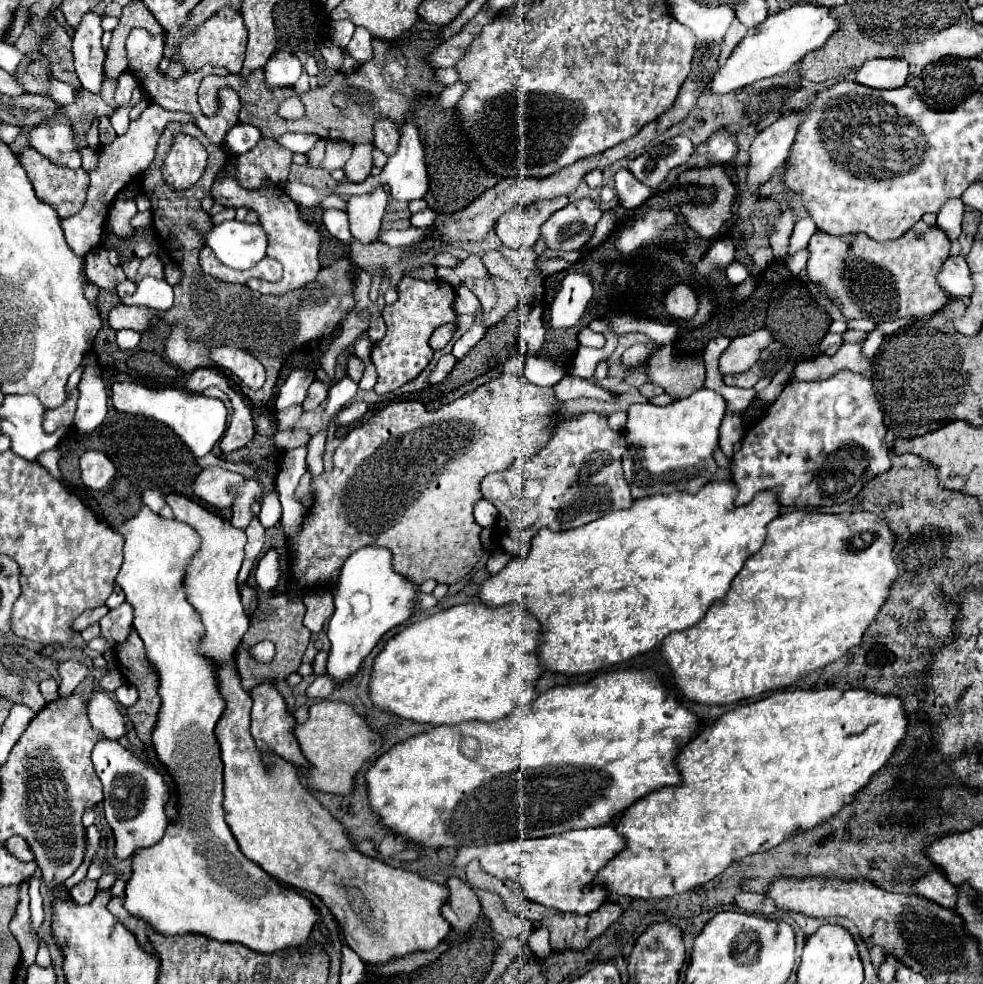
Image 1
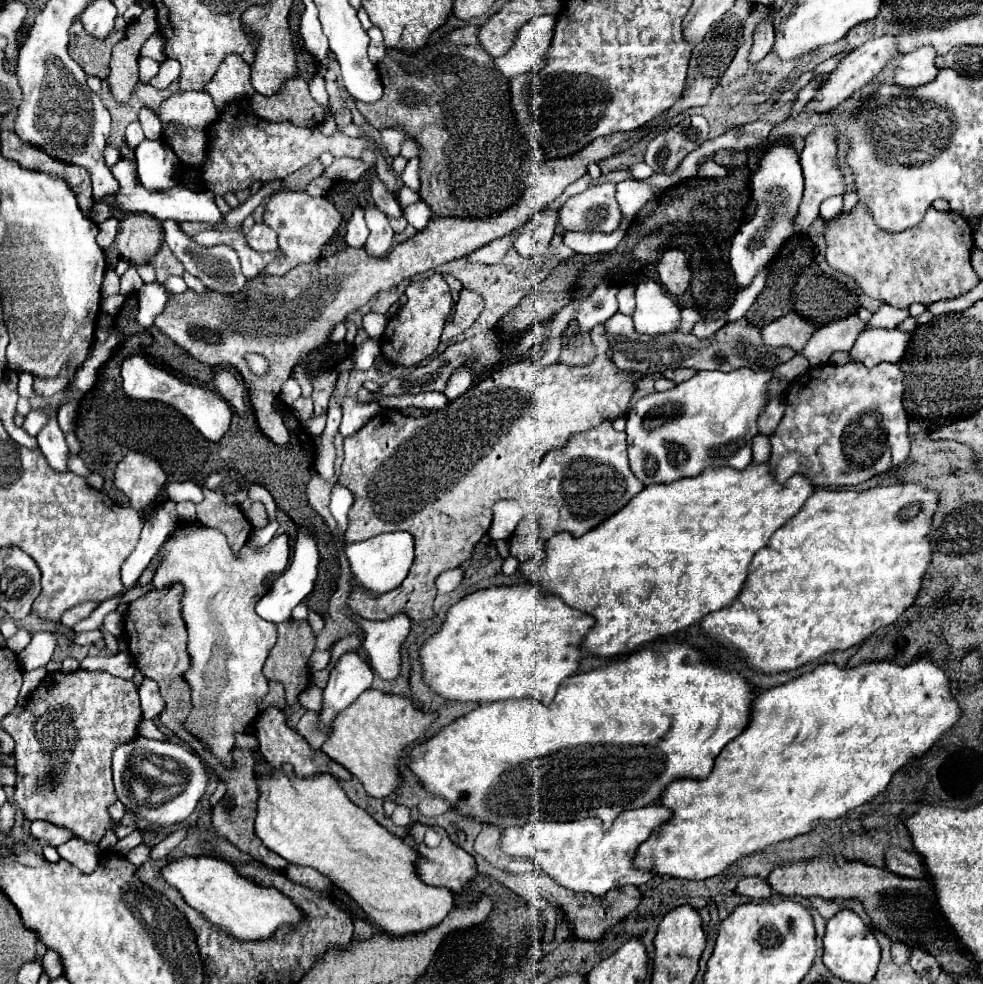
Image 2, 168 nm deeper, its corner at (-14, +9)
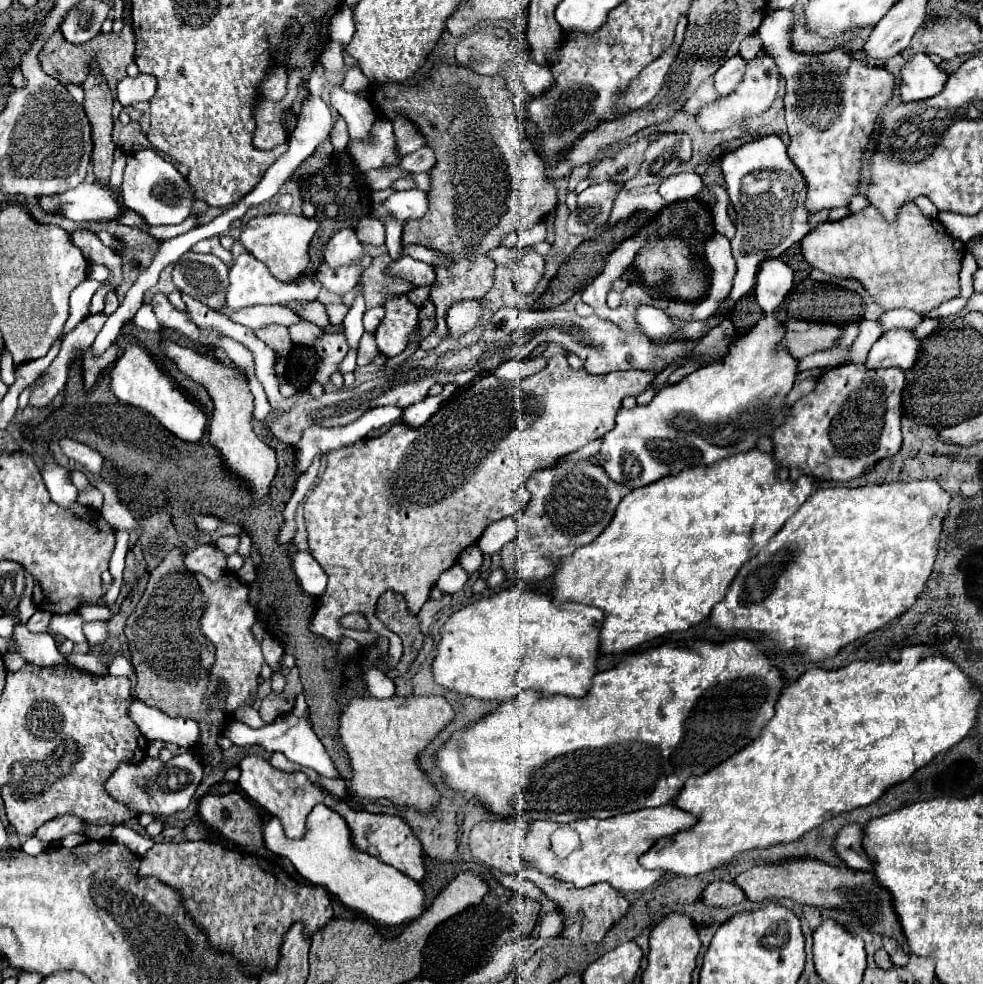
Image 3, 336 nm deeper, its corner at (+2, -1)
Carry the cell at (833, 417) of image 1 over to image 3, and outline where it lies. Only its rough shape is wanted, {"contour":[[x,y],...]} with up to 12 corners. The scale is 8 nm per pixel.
{"contour":[[844,364],[774,434],[790,478],[844,482],[902,446],[900,368]]}

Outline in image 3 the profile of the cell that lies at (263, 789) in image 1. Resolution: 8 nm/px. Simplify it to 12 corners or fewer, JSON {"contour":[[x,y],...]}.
{"contour":[[324,804],[290,840],[264,826],[270,852],[310,884],[382,926],[416,920],[422,888],[356,852]]}

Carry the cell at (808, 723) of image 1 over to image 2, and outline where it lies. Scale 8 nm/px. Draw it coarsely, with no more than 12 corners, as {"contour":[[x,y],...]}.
{"contour":[[822,664],[634,856],[706,880],[880,794],[960,716],[946,674]]}

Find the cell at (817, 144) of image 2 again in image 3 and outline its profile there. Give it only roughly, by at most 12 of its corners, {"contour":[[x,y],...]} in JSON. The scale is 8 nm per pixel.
{"contour":[[792,10],[758,34],[786,80],[806,208],[848,206],[896,76],[800,54]]}

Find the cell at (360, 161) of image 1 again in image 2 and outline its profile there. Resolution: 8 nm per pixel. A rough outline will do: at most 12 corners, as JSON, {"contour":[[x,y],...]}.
{"contour":[[386,128],[380,132],[380,148],[388,156],[398,156],[402,130]]}

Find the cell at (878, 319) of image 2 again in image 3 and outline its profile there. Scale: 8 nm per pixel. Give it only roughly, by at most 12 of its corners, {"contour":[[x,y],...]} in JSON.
{"contour":[[908,308],[888,310],[880,318],[884,332],[914,328],[922,316]]}

